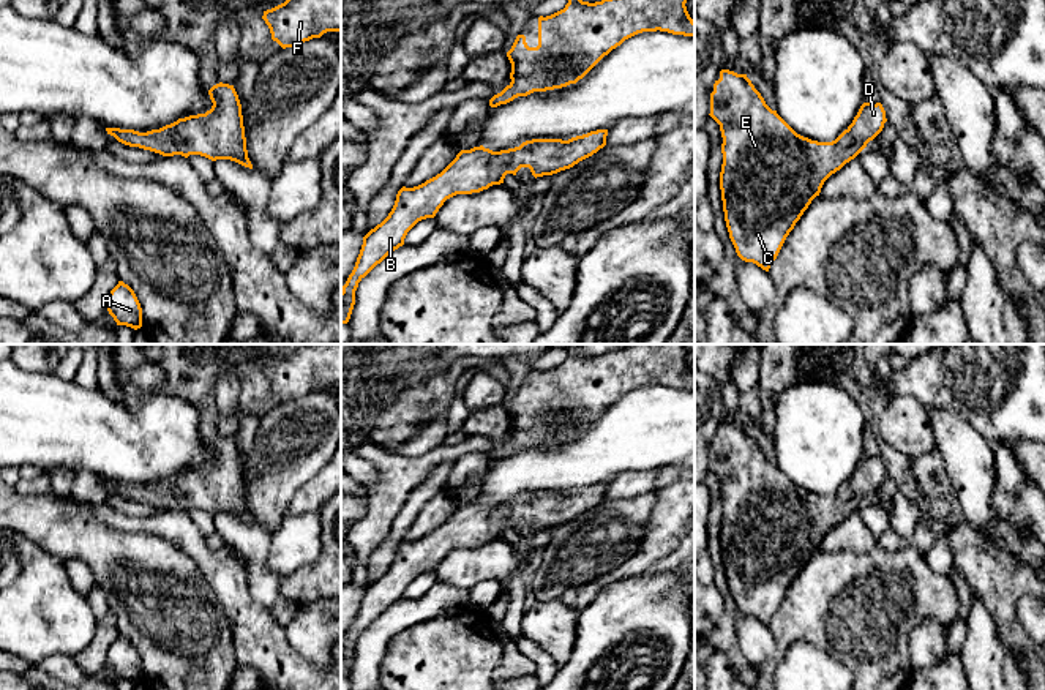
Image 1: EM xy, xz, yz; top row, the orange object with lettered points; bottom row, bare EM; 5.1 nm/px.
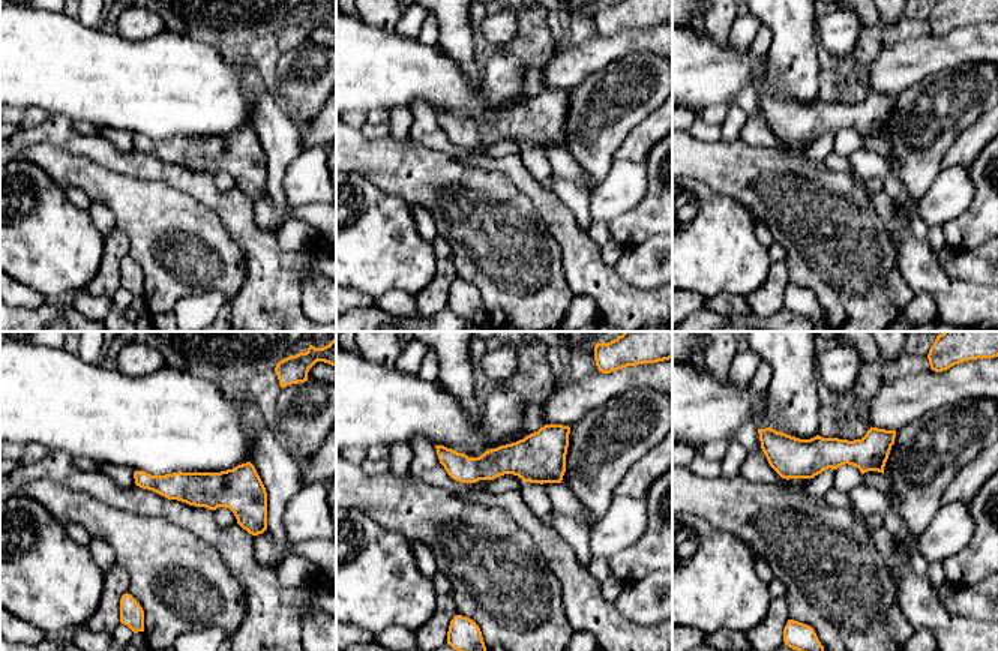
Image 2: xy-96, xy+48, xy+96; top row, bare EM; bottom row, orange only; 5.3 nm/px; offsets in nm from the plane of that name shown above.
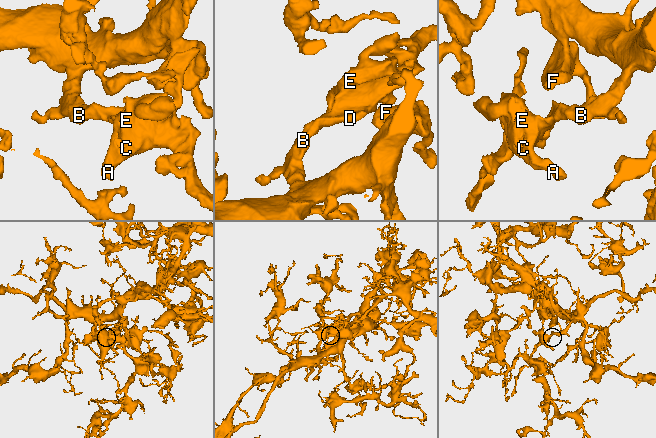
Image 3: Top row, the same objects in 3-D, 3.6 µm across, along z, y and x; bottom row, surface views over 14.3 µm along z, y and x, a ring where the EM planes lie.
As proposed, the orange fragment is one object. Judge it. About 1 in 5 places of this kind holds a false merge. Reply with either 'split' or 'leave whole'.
leave whole

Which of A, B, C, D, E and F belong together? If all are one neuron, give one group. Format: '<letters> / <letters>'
A B C D E F

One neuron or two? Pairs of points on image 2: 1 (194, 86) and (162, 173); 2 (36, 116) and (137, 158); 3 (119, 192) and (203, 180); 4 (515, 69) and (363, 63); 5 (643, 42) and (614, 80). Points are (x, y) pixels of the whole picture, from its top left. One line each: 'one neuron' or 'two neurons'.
1: two neurons
2: two neurons
3: two neurons
4: one neuron
5: two neurons

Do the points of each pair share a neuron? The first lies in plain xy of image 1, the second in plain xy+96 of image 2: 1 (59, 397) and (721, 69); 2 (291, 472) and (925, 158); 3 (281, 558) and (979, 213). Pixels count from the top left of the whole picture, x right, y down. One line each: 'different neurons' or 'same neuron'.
1: same neuron
2: same neuron
3: different neurons

